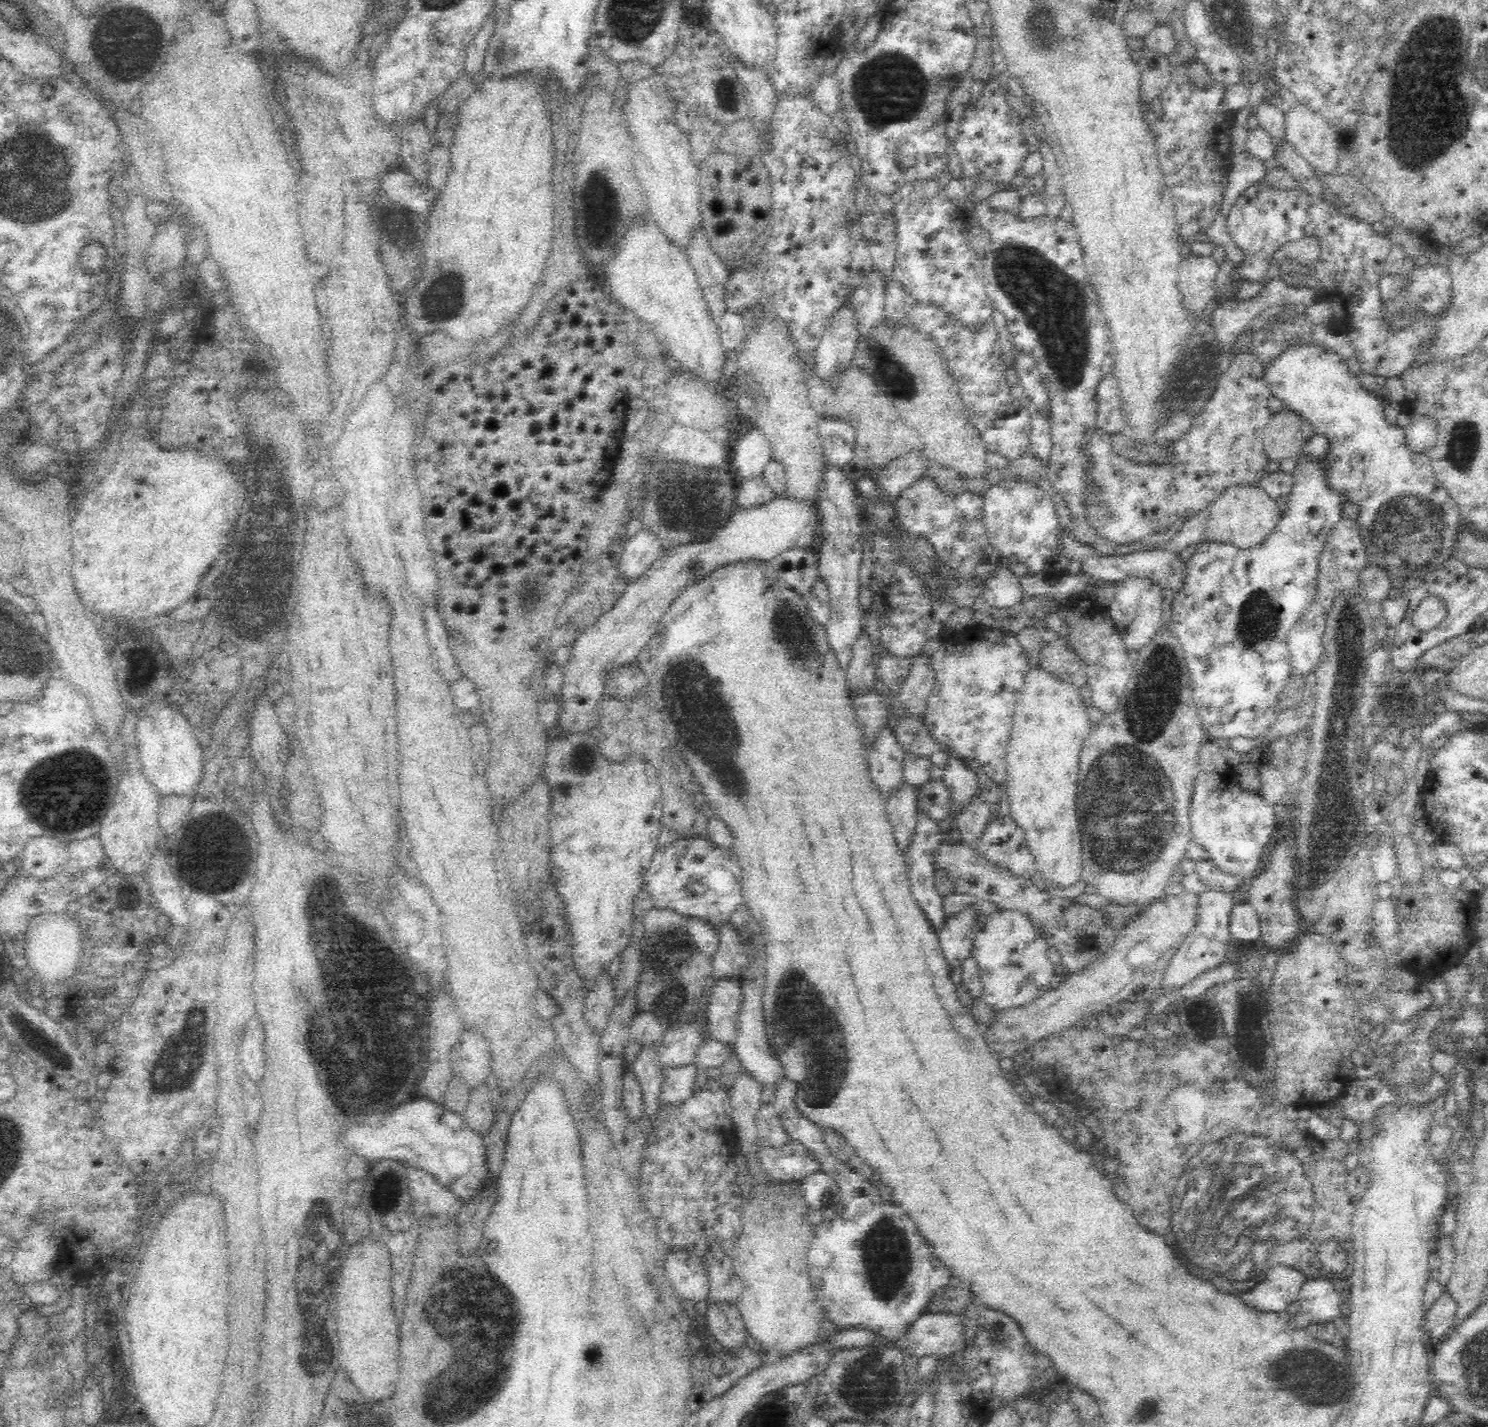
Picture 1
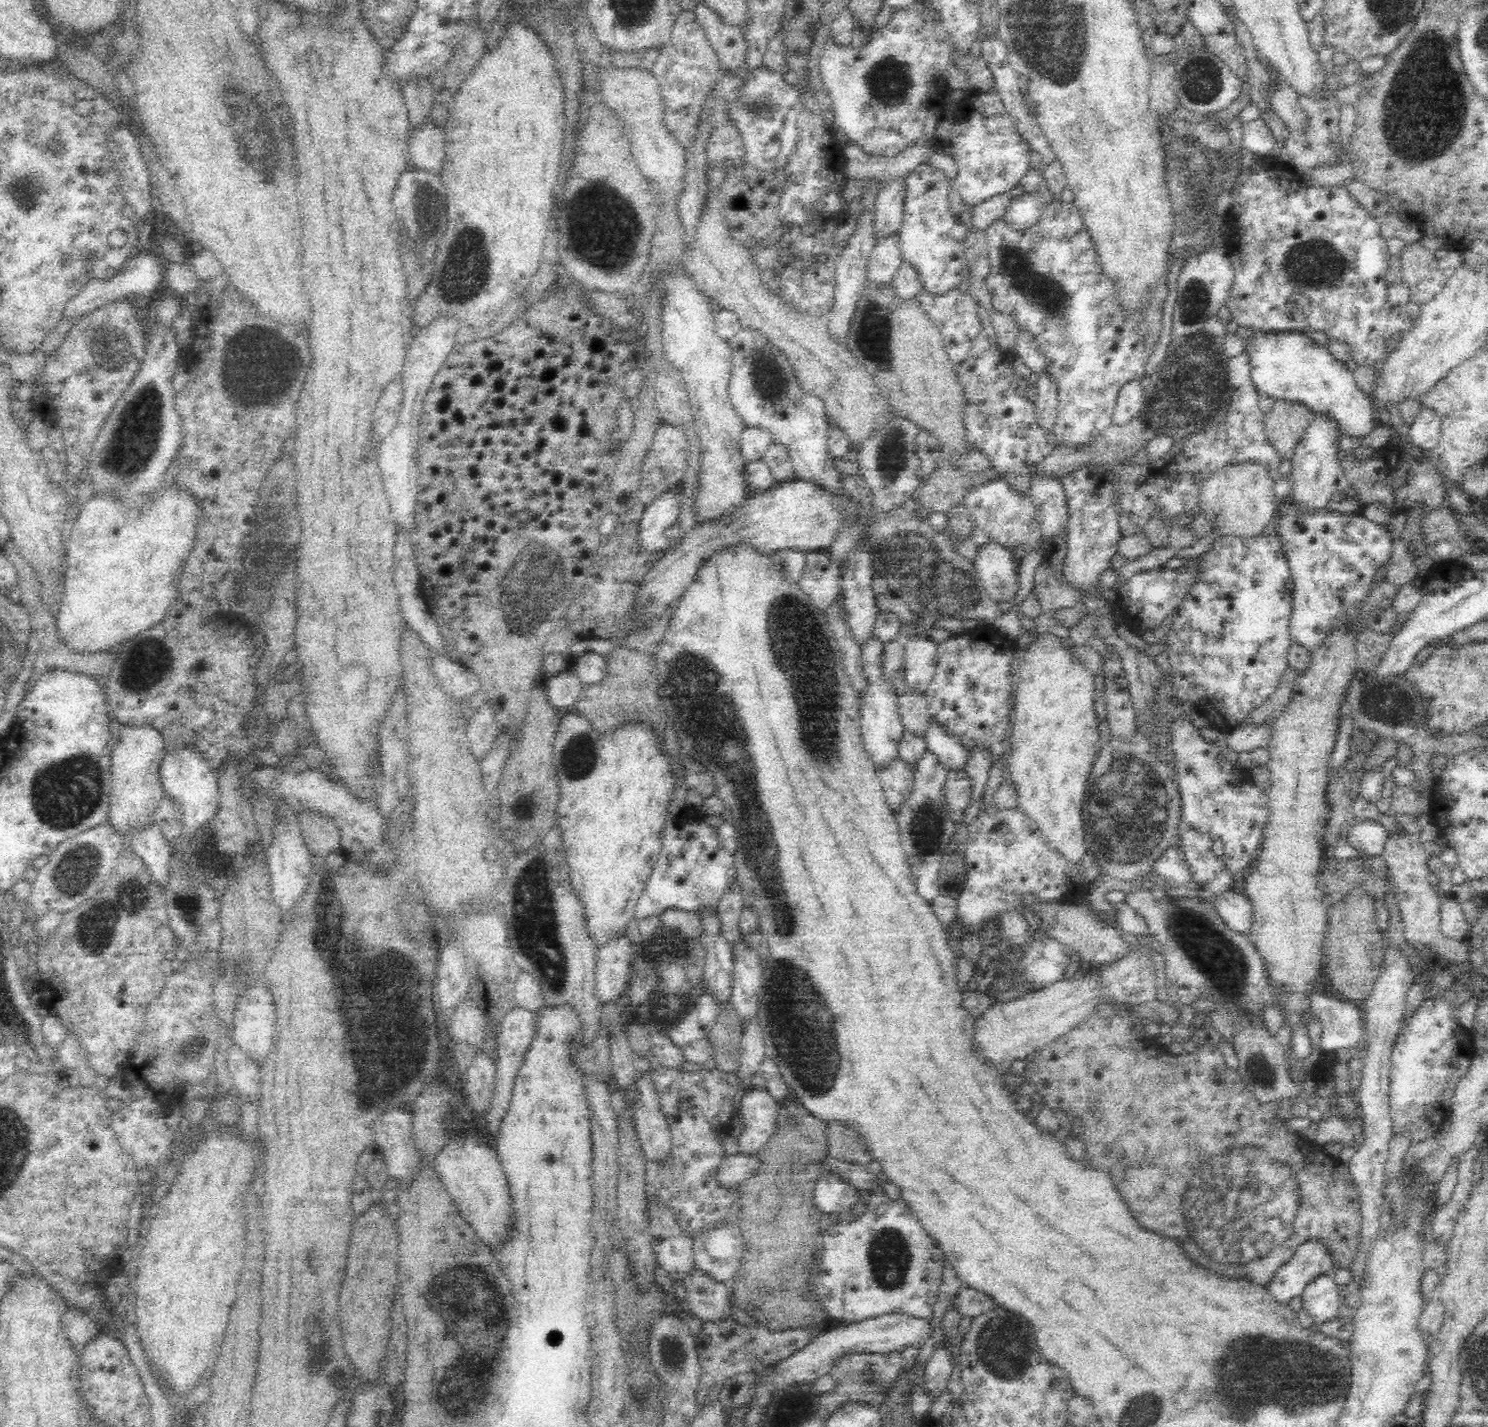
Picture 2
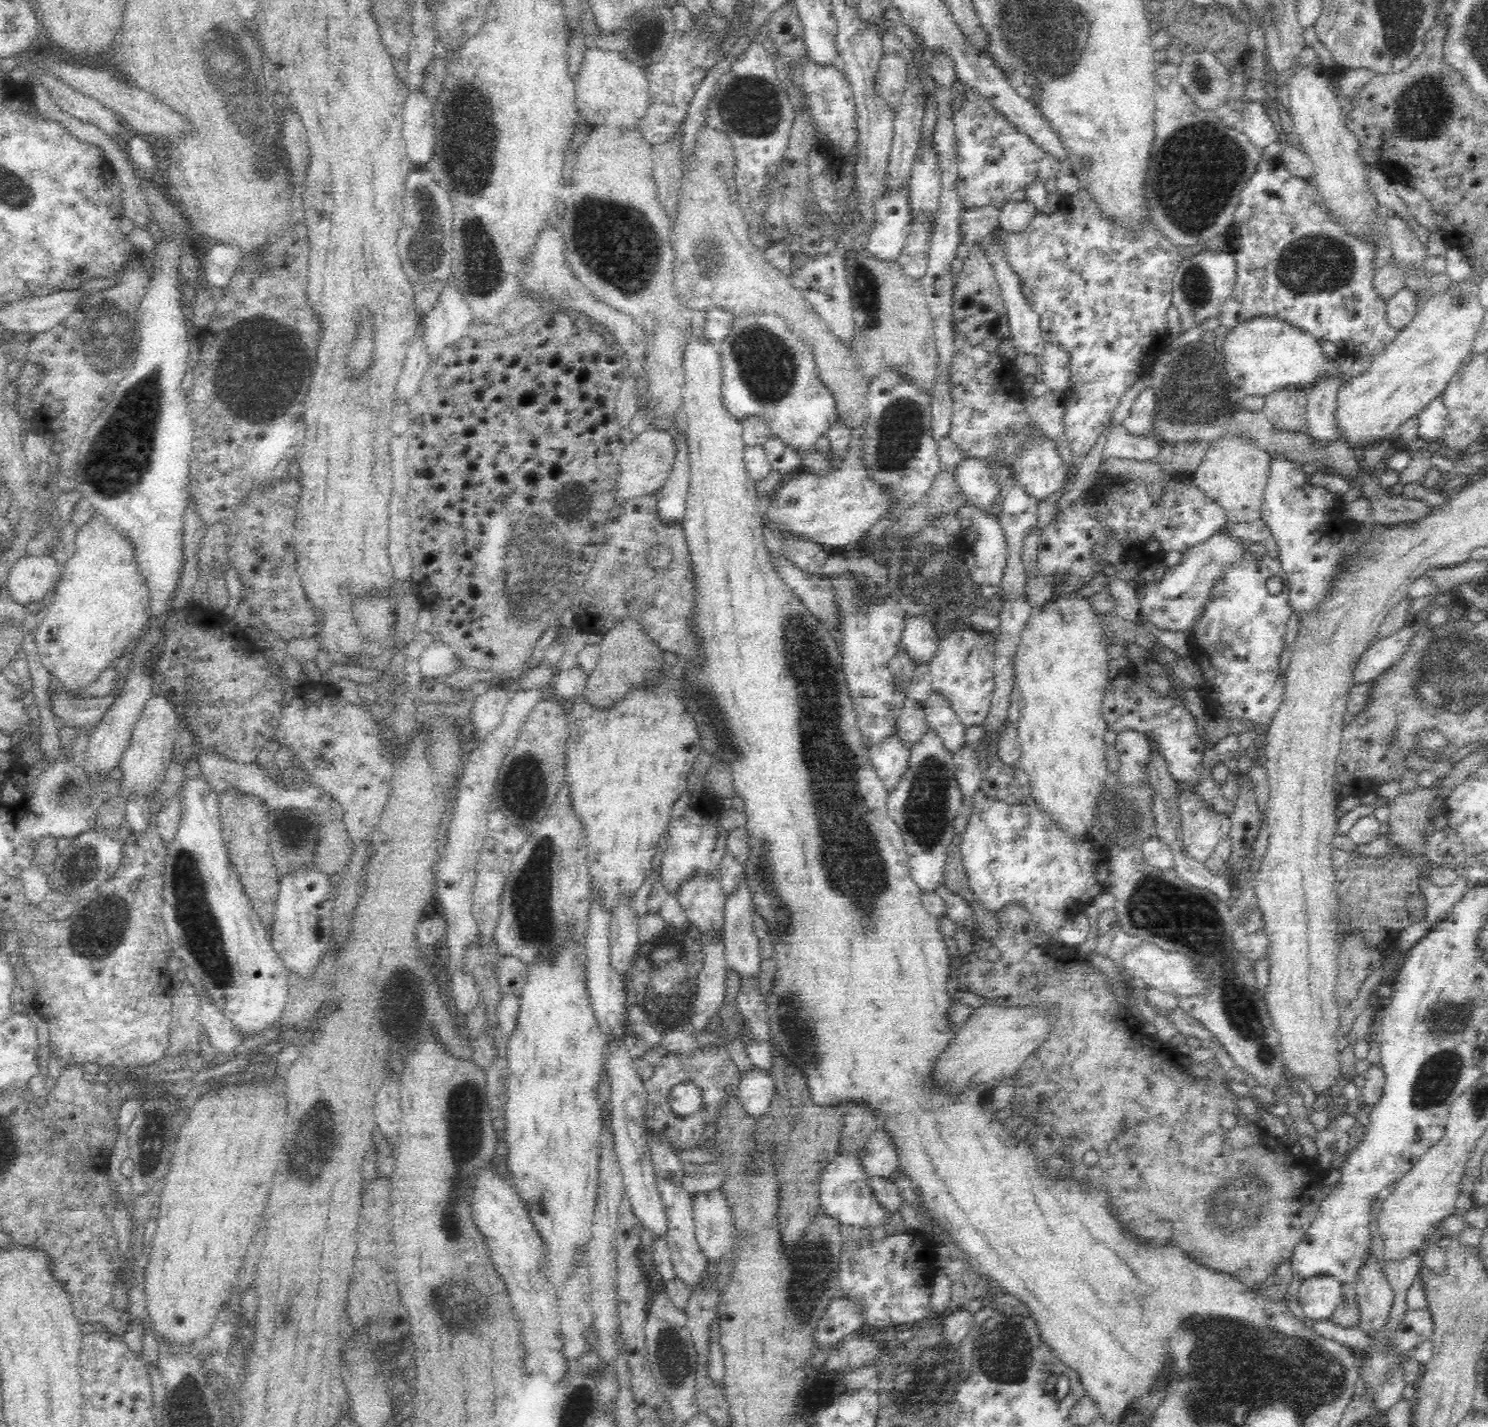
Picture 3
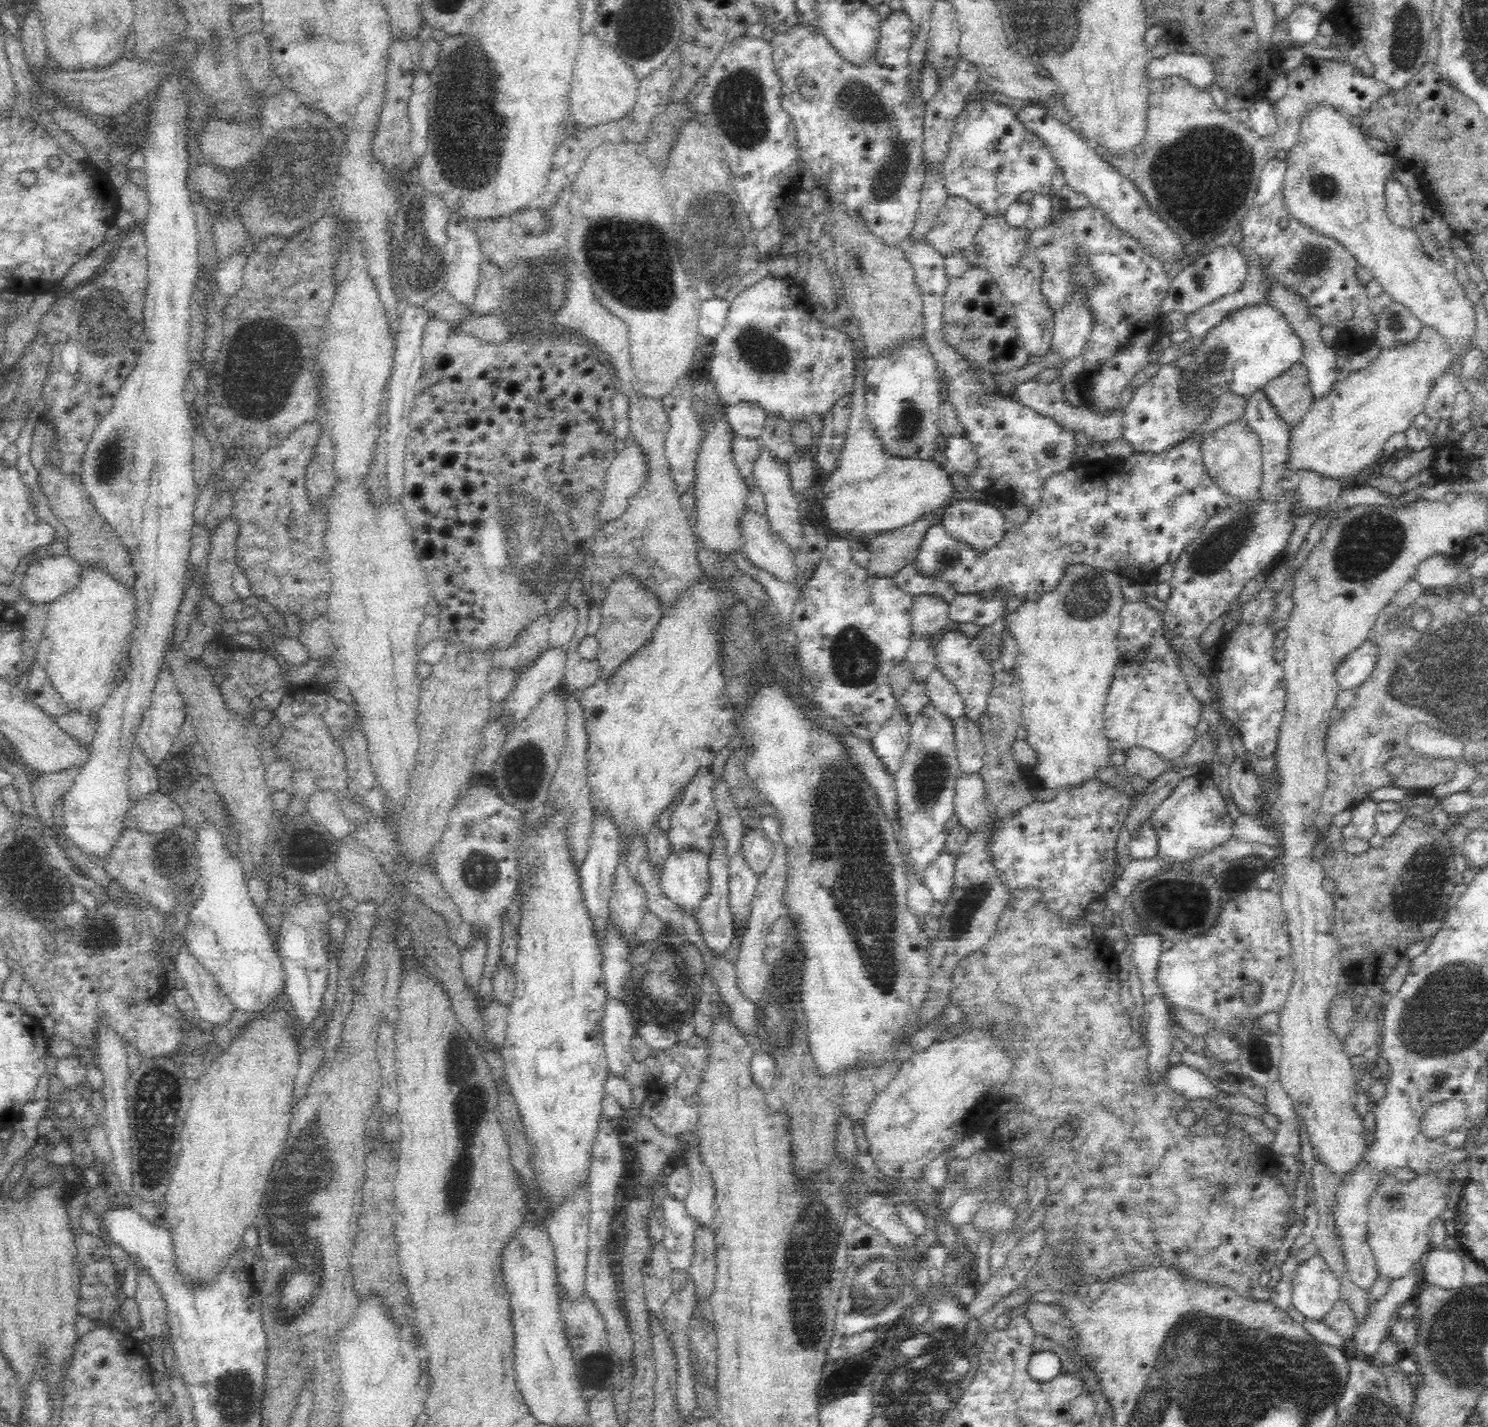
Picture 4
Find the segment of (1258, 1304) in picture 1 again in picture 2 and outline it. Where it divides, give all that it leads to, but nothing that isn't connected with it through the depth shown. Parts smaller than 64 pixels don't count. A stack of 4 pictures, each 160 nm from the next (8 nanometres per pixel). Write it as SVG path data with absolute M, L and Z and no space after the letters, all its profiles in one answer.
M1307 1242L1291 1259L1280 1264L1263 1286L1274 1303L1288 1305L1292 1298L1303 1293L1313 1278L1324 1273L1333 1274L1331 1266L1324 1245Z

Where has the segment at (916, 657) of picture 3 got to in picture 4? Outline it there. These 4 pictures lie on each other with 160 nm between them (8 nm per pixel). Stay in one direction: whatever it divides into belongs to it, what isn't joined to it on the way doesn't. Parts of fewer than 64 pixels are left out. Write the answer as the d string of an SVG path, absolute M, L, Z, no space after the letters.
M924 594L913 602L910 636L913 639L936 639L951 627L946 612L949 605L935 595Z

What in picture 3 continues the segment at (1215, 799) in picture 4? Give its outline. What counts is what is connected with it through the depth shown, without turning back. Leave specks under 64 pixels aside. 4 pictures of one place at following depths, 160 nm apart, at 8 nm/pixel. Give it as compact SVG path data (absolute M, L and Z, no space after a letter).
M1183 791L1179 799L1186 848L1198 862L1207 864L1216 845L1228 835L1228 817L1202 809L1188 791Z

